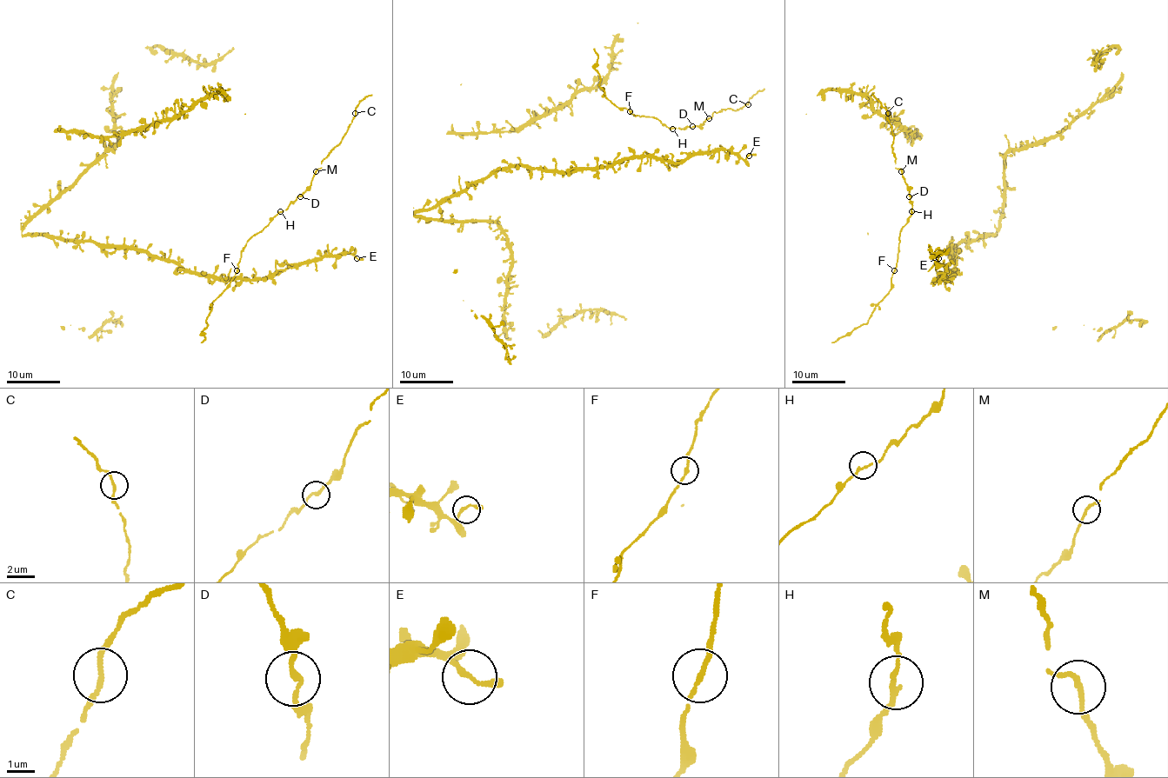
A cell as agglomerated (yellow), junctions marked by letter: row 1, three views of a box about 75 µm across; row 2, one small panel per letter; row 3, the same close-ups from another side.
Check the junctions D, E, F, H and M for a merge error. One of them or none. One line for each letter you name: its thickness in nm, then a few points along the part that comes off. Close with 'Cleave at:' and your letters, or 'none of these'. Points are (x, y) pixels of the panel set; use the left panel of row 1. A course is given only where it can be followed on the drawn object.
Cleave at: none of these

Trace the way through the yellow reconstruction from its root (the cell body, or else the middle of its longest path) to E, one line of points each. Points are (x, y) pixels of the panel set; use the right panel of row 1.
E: (972, 241), (962, 241), (950, 249), (955, 268), (941, 279), (945, 269), (933, 256), (943, 254), (938, 258)

